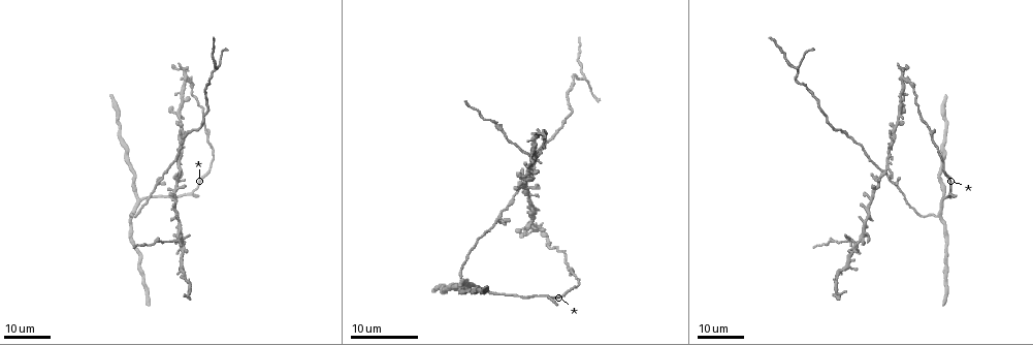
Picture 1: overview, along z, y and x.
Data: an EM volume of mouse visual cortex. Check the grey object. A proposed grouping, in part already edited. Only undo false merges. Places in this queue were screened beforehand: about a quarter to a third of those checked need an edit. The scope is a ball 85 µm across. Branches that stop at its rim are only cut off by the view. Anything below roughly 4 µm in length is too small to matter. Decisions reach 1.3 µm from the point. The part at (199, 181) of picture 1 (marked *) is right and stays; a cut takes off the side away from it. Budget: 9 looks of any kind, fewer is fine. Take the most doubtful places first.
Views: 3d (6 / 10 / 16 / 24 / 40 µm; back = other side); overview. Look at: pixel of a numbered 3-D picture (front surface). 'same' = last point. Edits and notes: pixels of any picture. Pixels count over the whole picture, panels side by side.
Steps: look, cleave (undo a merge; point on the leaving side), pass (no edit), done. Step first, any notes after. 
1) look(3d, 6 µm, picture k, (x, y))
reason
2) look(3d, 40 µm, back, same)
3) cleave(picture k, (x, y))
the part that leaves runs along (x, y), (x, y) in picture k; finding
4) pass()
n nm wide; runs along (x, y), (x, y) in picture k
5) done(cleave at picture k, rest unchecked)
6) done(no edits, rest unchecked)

look(3d, 16 µm, picture 1, (178, 241))

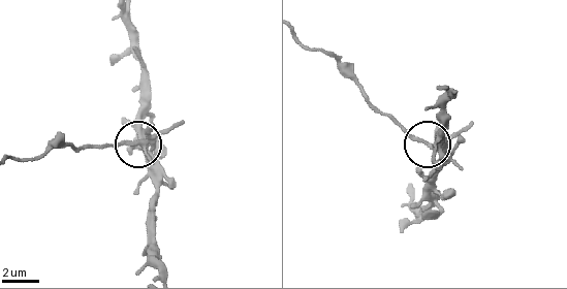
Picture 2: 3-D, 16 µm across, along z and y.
look(3d, 10 µm, picture 2, (141, 142))
zoom in

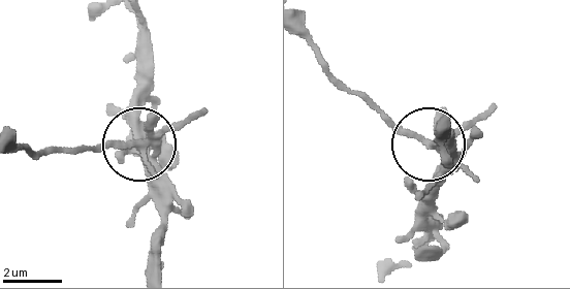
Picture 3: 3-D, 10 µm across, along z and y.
cleave(picture 3, (152, 119))
5 arms; the part that leaves runs along (148, 138), (41, 154), (17, 147) in picture 3; a second cell is stuck on

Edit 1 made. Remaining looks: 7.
look(overview)

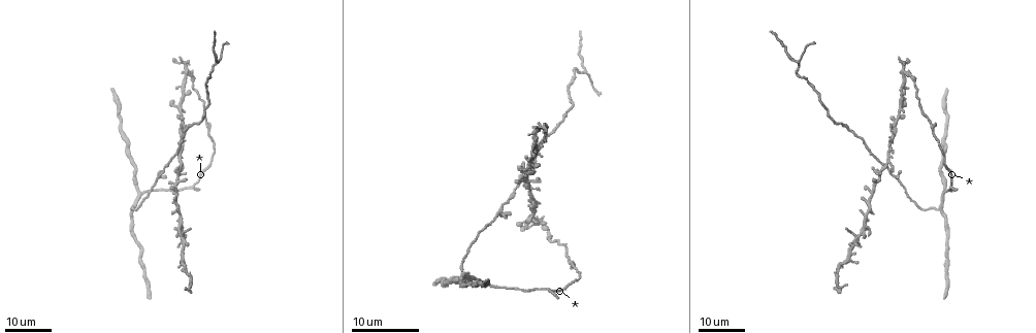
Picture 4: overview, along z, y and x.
look(3d, 16 µm, picture 4, (189, 283))
small branch off a trunk

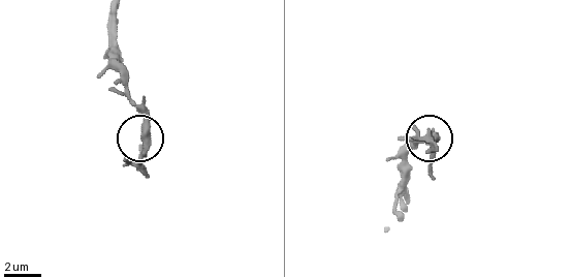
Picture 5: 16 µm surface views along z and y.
look(3d, 10 µm, picture 5, (436, 137))

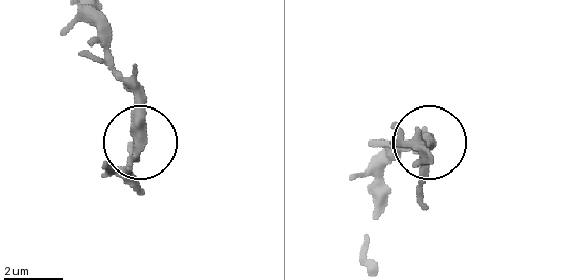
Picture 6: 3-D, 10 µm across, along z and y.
look(3d, 10 µm, back, picture 6, (140, 141))

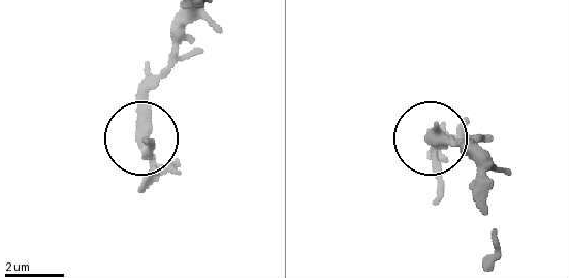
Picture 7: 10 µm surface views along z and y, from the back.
pass()
300 nm wide; continuous, no second cell

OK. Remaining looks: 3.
look(3d, 16 µm, picture 4, (585, 72))
arms part here

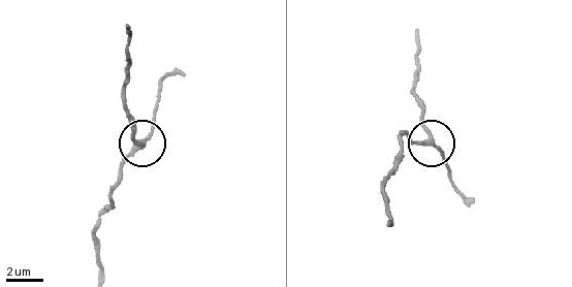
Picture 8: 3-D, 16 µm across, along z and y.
look(3d, 10 µm, picture 8, (433, 143))

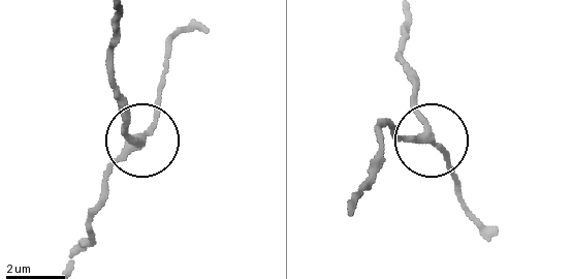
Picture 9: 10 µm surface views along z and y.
pass()
240 nm wide; runs along (353, 206), (374, 177), (381, 127), (431, 142), (454, 174) in picture 9; one cell here

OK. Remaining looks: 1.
done(cleave at picture 3, rest unchecked)

